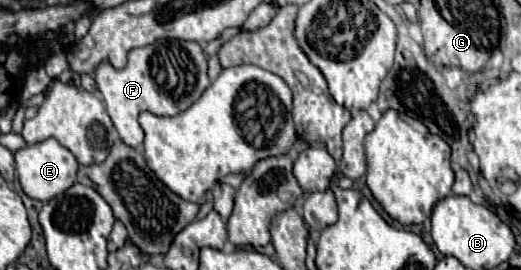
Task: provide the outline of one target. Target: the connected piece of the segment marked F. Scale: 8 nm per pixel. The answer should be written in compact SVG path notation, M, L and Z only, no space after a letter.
M177 39L131 49L129 63L121 71L115 71L109 63L101 63L97 67L95 81L121 141L129 147L141 145L141 125L137 121L139 113L149 111L155 115L179 115L189 109L211 83L207 79L207 59L201 47L193 41Z

